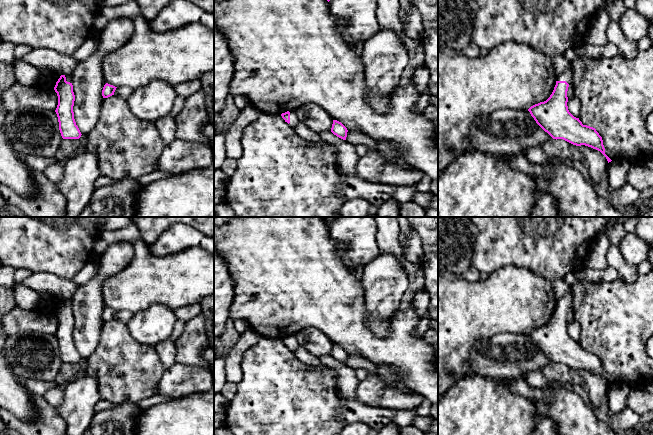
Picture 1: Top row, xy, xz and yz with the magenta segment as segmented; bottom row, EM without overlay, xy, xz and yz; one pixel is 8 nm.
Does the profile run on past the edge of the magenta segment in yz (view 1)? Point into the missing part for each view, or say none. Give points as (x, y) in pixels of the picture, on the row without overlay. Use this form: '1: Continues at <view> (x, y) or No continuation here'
1: Continues at yz (566, 300)

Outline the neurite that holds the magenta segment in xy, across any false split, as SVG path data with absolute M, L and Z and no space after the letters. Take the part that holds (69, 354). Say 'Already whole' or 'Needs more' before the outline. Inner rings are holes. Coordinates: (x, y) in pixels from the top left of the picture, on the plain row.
Needs more. M61 299L54 311L58 320L58 329L55 334L59 354L63 363L79 363L81 356L74 343L73 330L75 319L73 316L71 299Z

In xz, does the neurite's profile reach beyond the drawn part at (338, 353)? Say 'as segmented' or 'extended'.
as segmented

